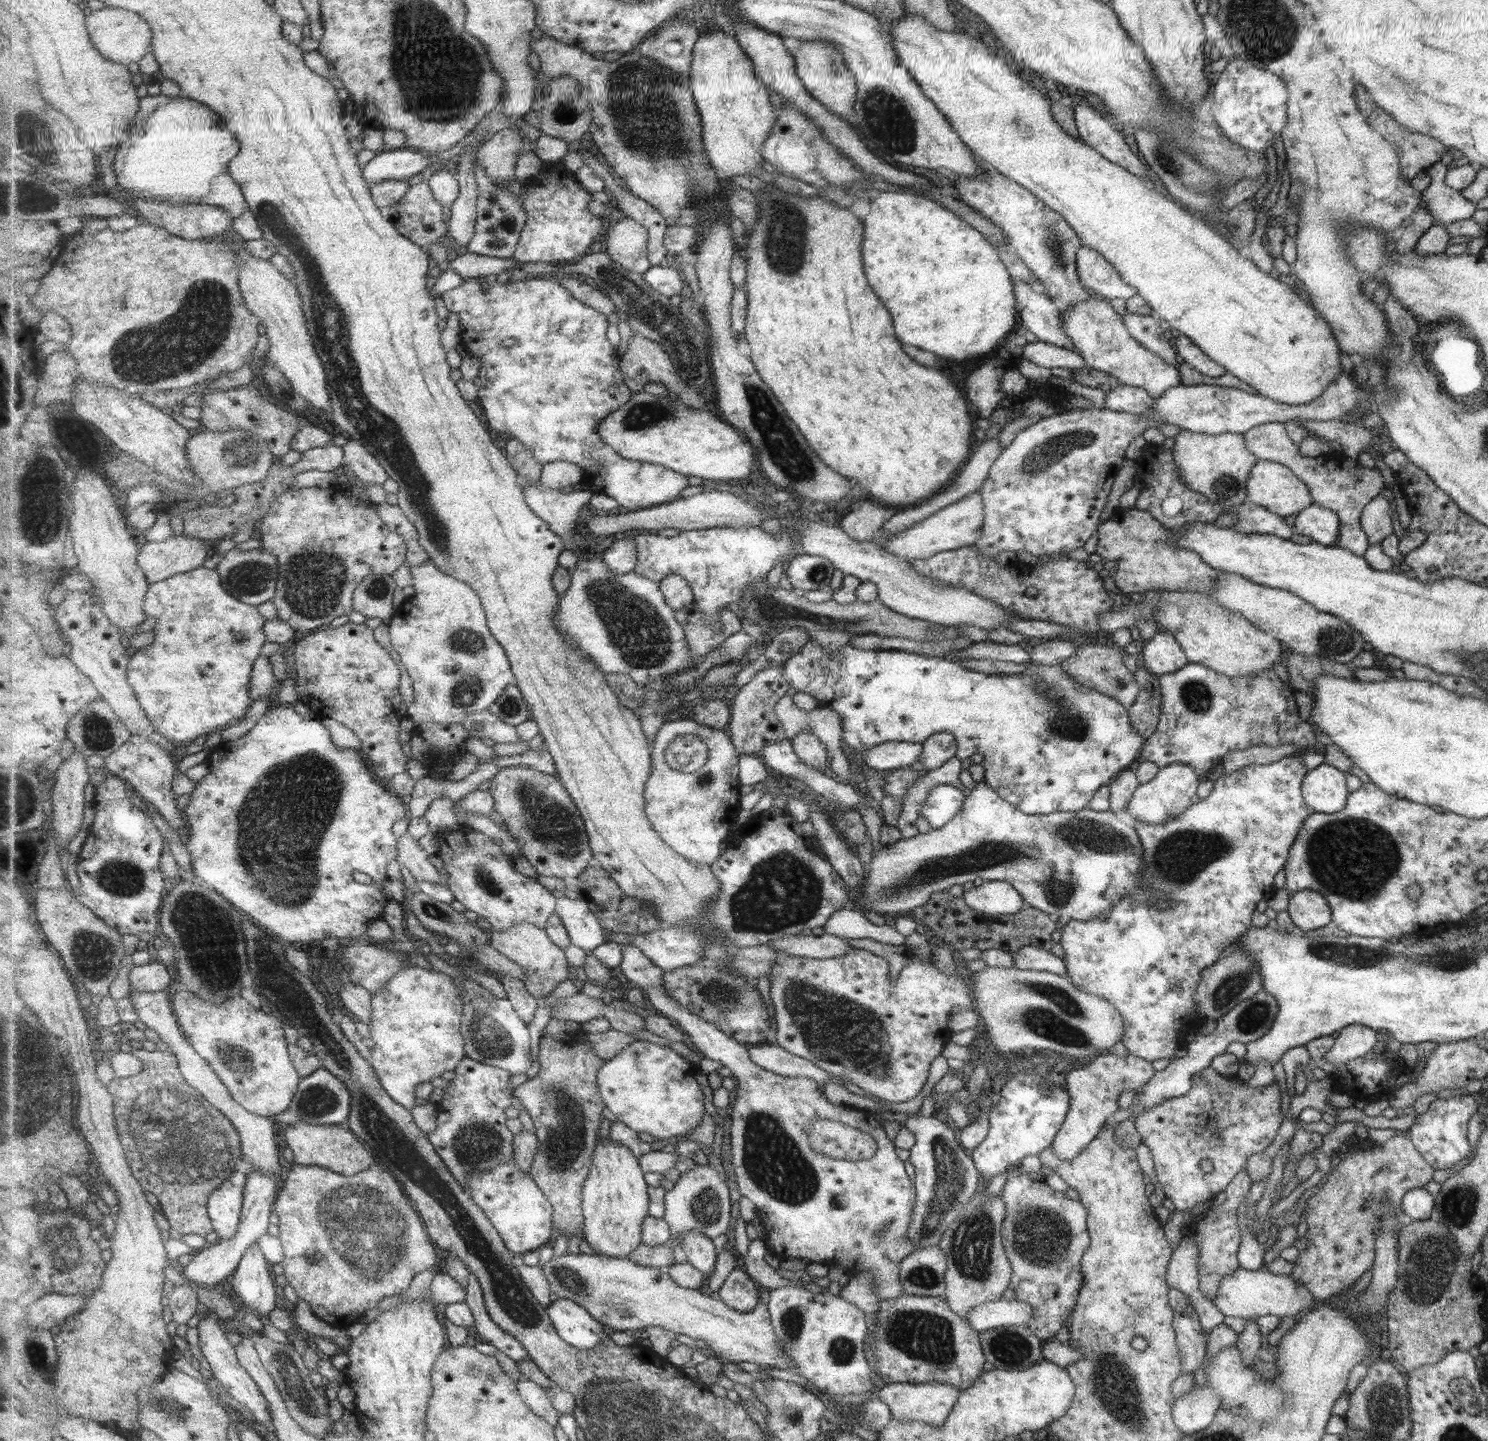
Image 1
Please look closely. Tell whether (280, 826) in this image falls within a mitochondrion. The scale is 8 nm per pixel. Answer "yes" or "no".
yes

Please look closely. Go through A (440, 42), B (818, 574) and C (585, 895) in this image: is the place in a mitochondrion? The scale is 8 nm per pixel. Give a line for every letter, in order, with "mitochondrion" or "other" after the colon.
A: mitochondrion
B: mitochondrion
C: other

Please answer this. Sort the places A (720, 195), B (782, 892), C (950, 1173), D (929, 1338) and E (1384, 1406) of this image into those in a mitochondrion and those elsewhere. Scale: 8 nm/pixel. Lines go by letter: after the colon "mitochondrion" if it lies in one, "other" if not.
A: other
B: mitochondrion
C: mitochondrion
D: mitochondrion
E: mitochondrion

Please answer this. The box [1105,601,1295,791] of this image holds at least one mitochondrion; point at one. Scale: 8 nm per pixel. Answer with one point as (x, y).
(1197, 698)

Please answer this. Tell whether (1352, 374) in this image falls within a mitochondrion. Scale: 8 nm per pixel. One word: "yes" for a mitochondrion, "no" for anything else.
no

